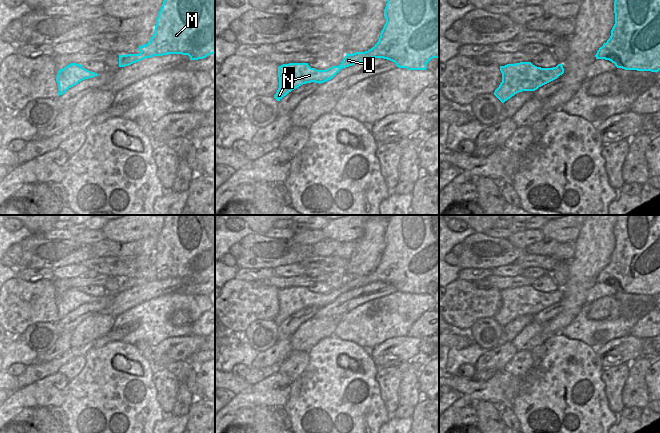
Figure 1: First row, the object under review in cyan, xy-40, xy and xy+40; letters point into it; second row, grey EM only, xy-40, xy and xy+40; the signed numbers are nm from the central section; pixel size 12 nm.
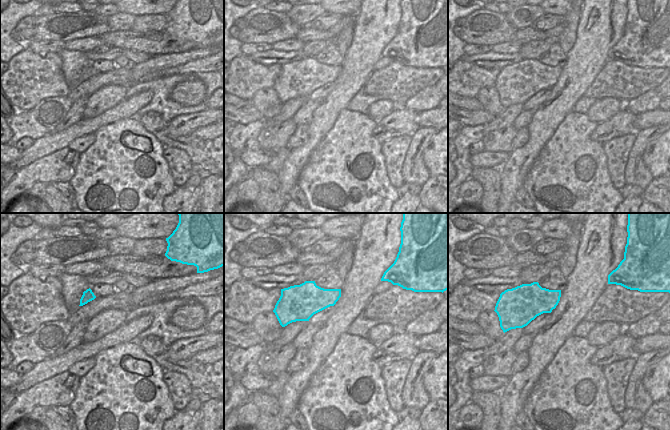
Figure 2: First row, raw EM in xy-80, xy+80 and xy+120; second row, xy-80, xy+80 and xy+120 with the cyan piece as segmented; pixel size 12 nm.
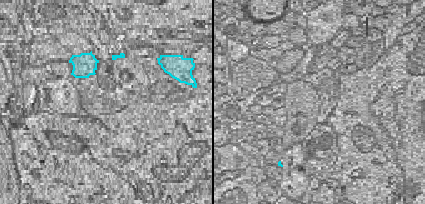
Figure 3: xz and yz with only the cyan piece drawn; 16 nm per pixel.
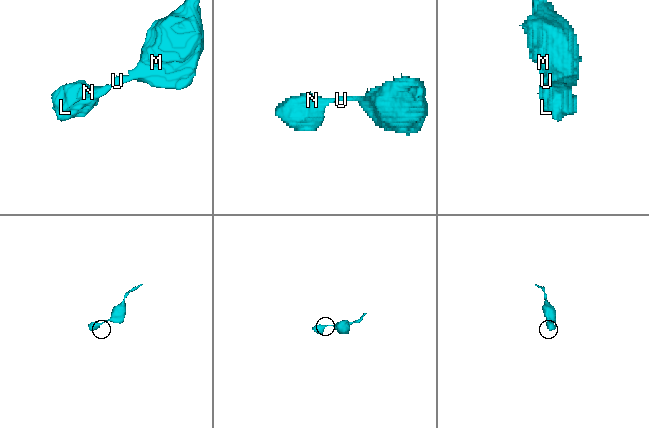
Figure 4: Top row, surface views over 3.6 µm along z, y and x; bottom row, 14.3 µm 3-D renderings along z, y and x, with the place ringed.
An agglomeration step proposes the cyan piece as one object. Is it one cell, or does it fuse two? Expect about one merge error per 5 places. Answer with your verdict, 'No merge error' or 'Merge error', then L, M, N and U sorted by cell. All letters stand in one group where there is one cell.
No merge error. Groups: L M N U

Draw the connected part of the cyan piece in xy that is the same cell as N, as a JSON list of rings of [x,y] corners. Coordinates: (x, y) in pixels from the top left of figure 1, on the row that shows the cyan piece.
[[[387,0],[384,9],[386,23],[378,42],[365,52],[347,53],[339,66],[326,70],[311,68],[308,63],[289,63],[278,67],[279,88],[274,95],[280,101],[292,90],[306,83],[324,83],[332,79],[342,68],[365,62],[372,58],[390,60],[399,68],[426,70],[427,63],[439,58],[439,0]]]

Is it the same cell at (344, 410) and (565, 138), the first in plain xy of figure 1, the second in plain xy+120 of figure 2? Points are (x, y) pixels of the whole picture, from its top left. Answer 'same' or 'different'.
same

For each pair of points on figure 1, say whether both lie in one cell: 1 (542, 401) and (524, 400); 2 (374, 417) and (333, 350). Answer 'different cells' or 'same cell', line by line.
1: same cell
2: same cell

